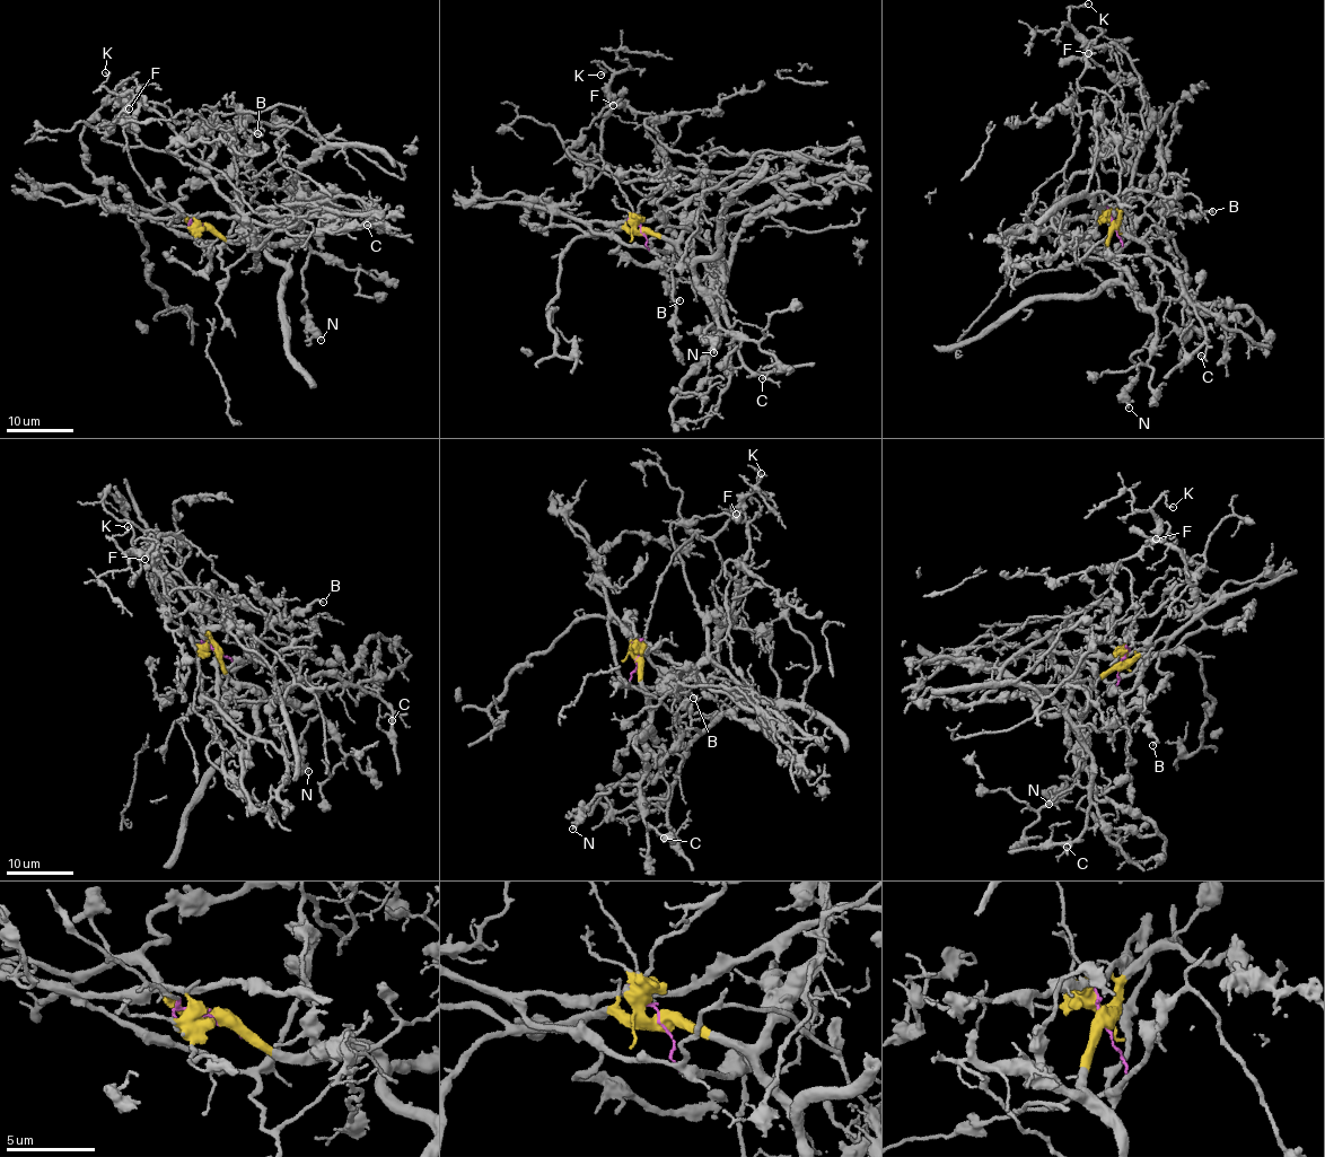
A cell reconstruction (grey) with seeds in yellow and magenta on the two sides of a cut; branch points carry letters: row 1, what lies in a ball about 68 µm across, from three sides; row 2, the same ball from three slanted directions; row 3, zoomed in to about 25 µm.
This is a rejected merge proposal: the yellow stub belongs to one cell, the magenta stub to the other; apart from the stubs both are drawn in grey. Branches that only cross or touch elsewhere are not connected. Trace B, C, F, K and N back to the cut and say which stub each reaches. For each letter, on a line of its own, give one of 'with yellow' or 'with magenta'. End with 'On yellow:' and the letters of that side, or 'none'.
B: with yellow
C: with yellow
F: with magenta
K: with magenta
N: with yellow
On yellow: B, C, N

